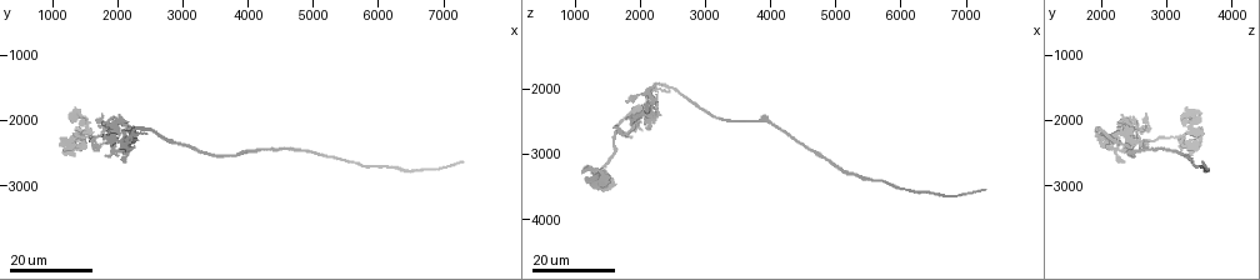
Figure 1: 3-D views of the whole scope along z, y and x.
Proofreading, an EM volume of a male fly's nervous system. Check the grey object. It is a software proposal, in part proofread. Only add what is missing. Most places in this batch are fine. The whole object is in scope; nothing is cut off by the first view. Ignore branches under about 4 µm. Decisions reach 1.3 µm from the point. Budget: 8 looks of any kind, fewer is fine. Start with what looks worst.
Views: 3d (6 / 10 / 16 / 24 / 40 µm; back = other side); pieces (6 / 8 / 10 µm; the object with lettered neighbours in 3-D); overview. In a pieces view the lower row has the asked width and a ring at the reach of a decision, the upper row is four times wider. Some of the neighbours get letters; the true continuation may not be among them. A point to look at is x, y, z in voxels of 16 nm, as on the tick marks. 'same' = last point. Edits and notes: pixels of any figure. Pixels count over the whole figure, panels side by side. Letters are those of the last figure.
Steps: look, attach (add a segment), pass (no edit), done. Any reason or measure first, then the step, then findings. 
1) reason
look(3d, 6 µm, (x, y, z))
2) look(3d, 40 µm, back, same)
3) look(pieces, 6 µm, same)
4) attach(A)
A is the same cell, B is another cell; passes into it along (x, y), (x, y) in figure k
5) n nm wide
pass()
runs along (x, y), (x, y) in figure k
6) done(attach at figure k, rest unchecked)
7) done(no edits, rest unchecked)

long arm stops here
look(3d, 16 µm, (7300, 2650, 3550))

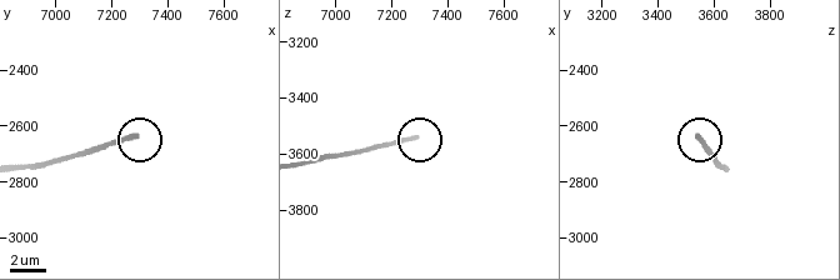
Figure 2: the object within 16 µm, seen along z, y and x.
look(3d, 6 µm, (7280, 2640, 3540))

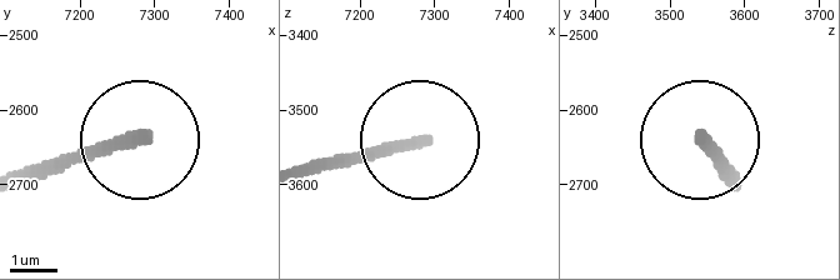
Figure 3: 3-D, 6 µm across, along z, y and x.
see the neighbours
look(pieces, 6 µm, (7290, 2635, 3540))

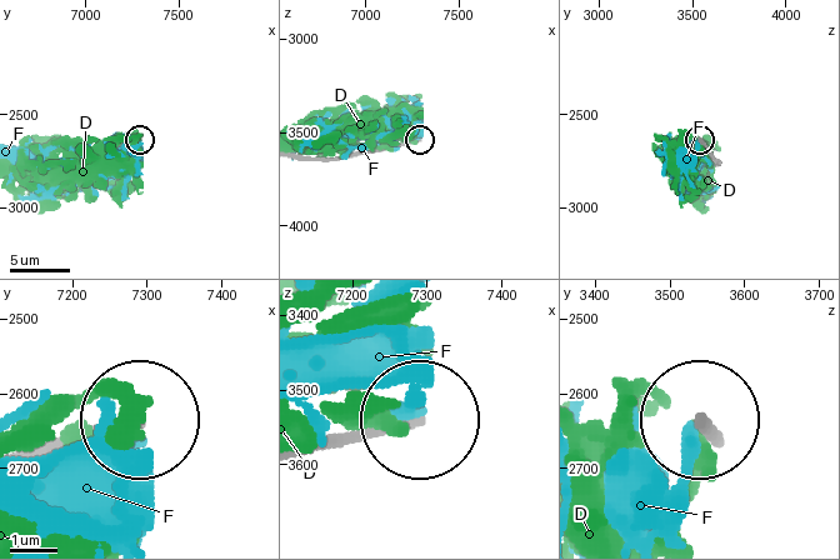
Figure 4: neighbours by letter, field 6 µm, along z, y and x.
pass()
D and F are other cells; no lettered segment goes on from it

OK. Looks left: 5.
free end
look(3d, 16 µm, (1850, 2200, 2200))

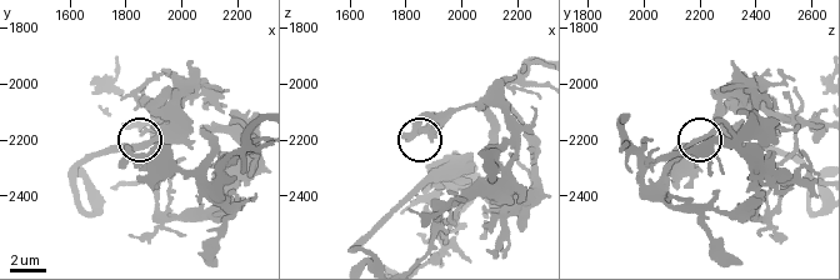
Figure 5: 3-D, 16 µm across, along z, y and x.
see the neighbours
look(pieces, 6 µm, (1810, 2230, 2200))

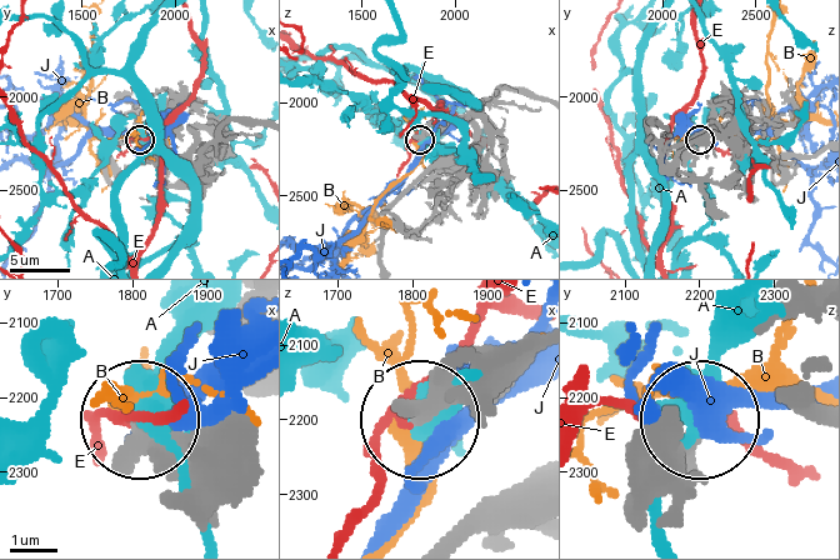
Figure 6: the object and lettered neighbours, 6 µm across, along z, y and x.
240 nm wide
pass()
A, B, E and J are other cells; runs along (529, 336), (480, 356), (425, 413) in figure 6; none of them fits

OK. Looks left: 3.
thin end
look(3d, 24 µm, (2200, 2450, 2100))

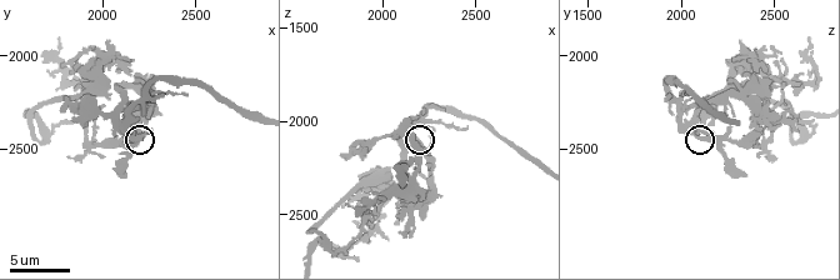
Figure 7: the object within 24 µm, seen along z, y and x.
see the neighbours
look(pieces, 8 µm, (2260, 2420, 2100))

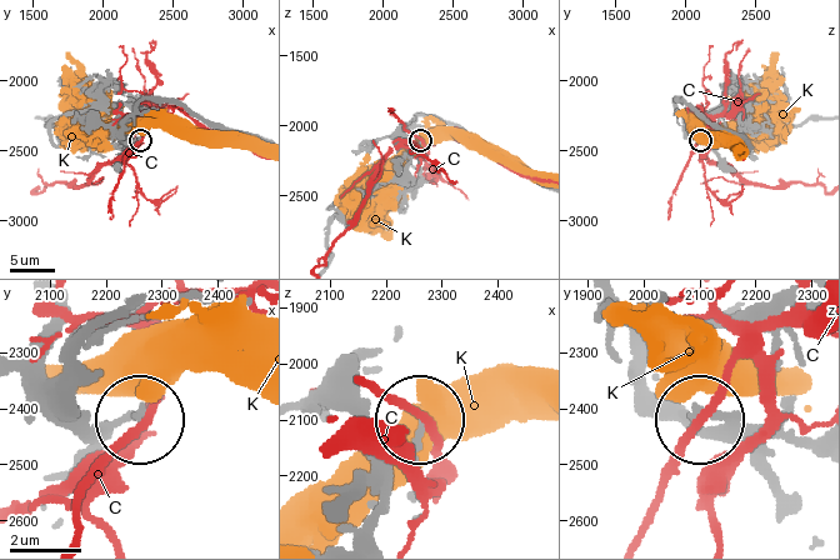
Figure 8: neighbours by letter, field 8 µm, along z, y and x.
pass()
C and K are other cells; none of them fits

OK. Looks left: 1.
done(no edits, rest unchecked)

